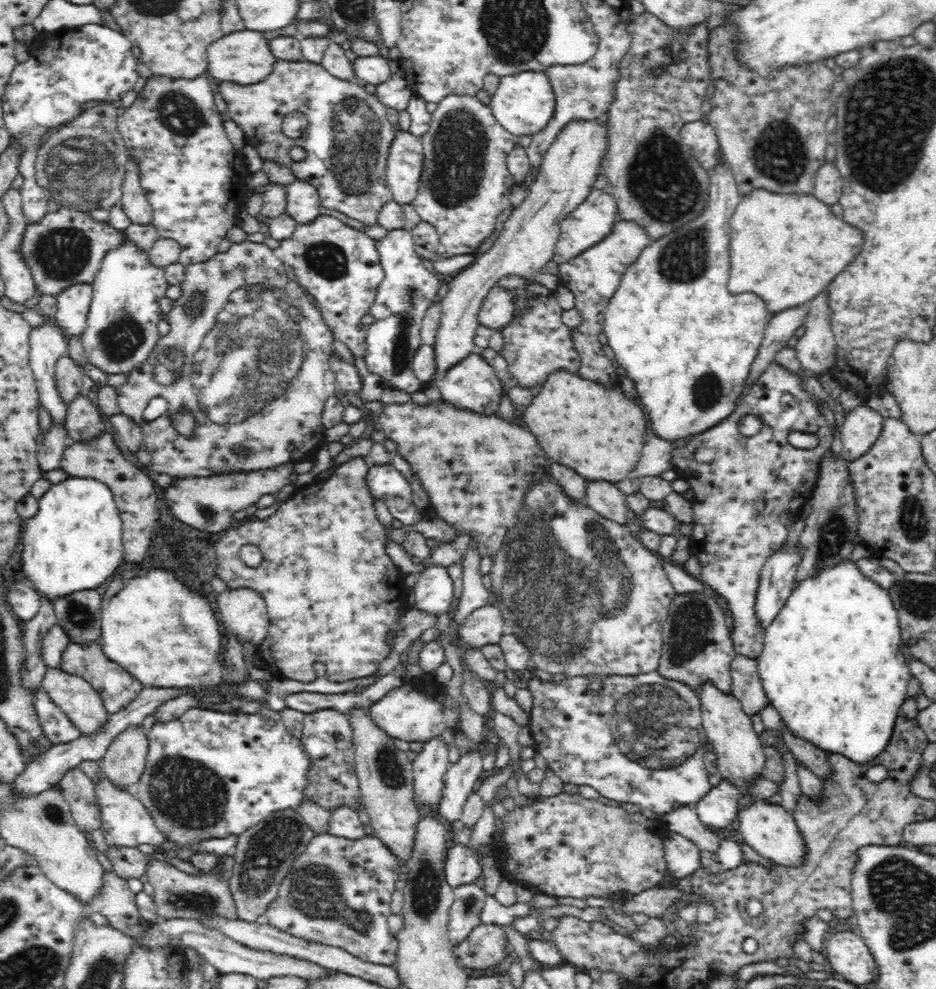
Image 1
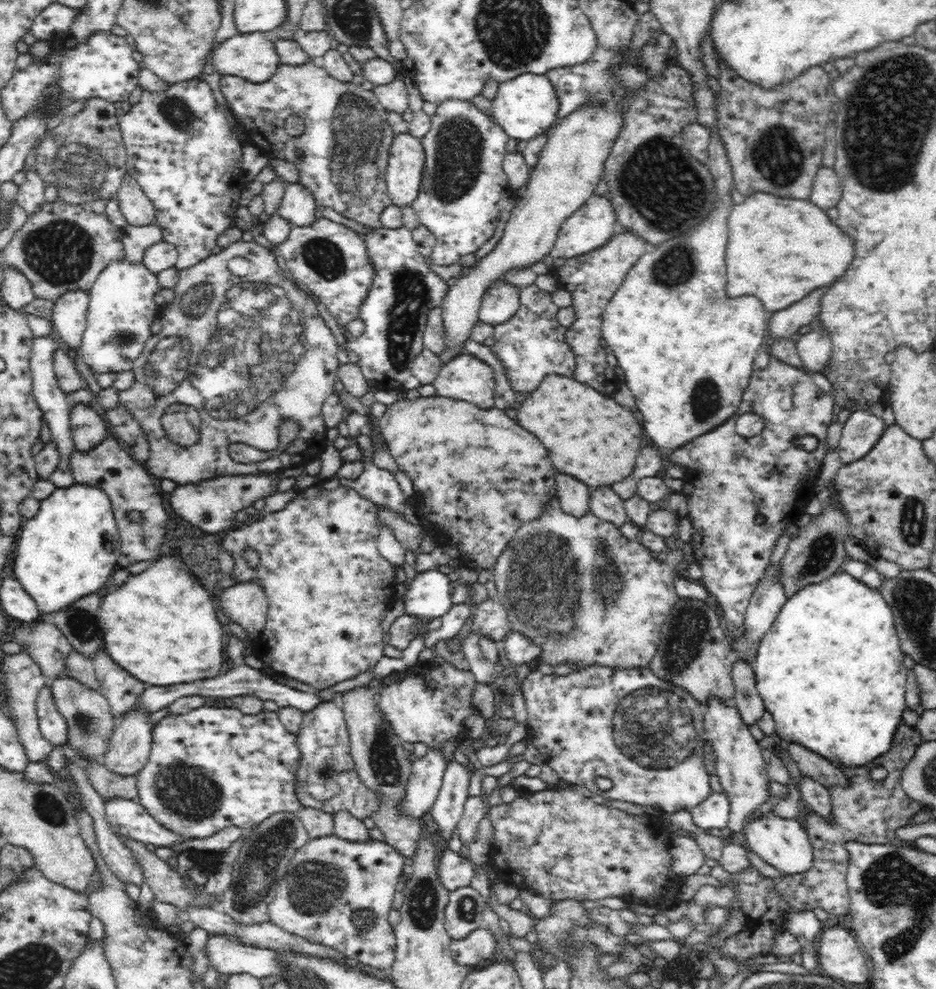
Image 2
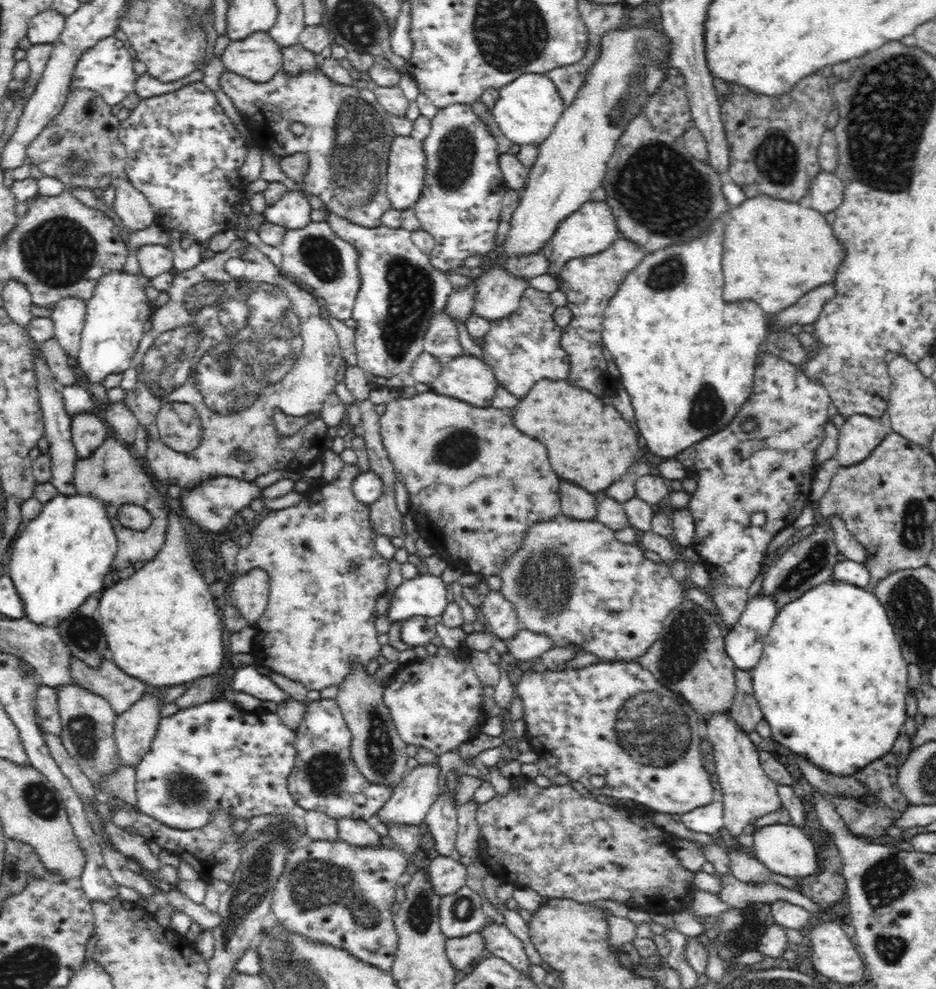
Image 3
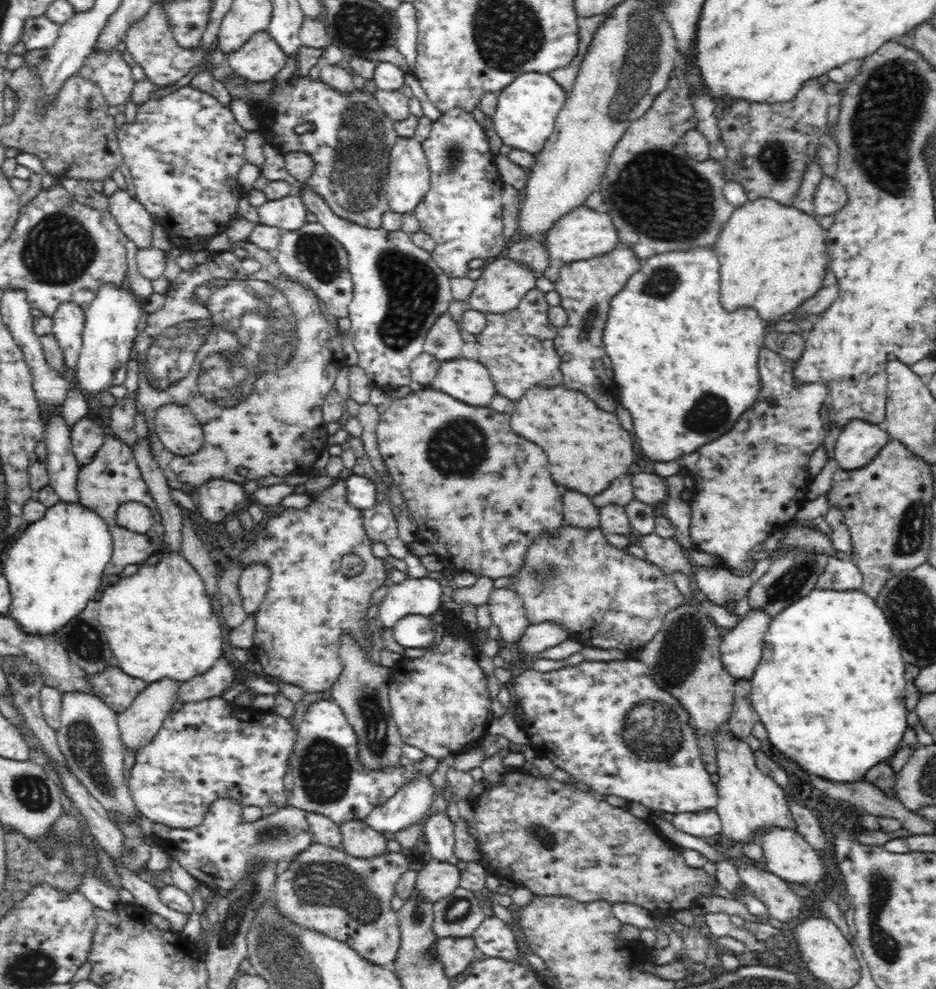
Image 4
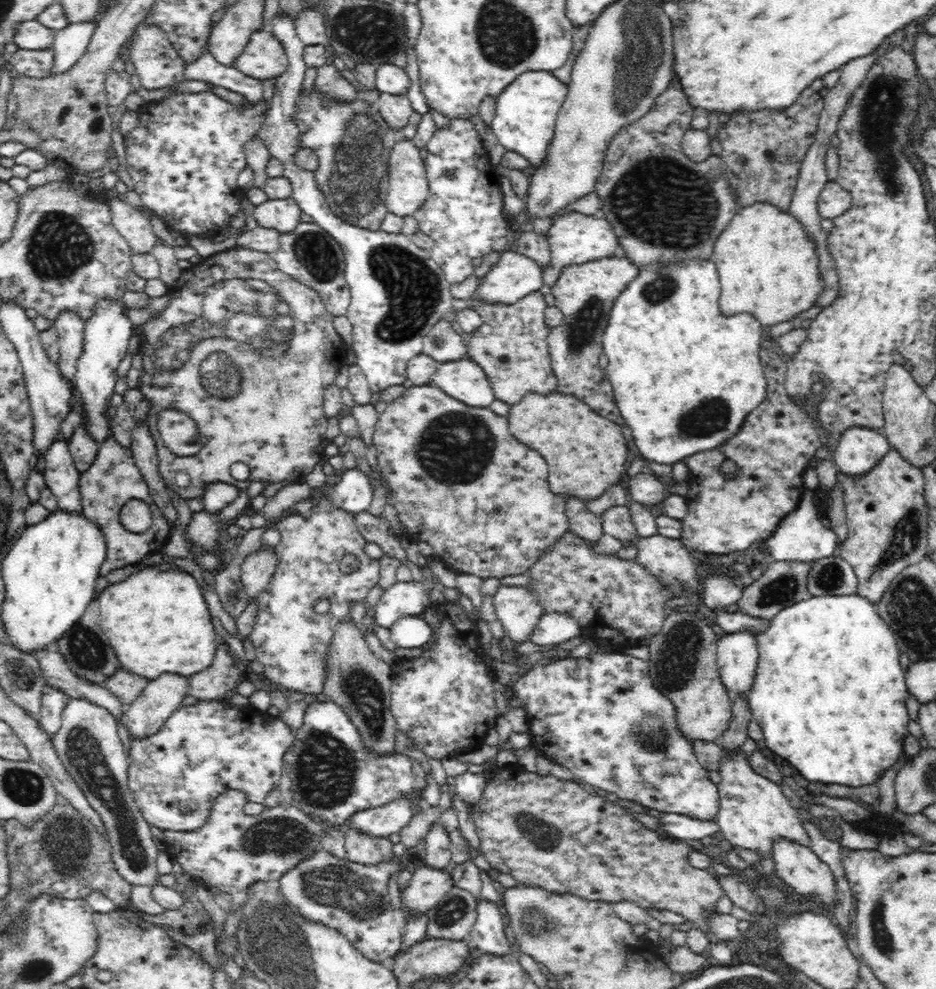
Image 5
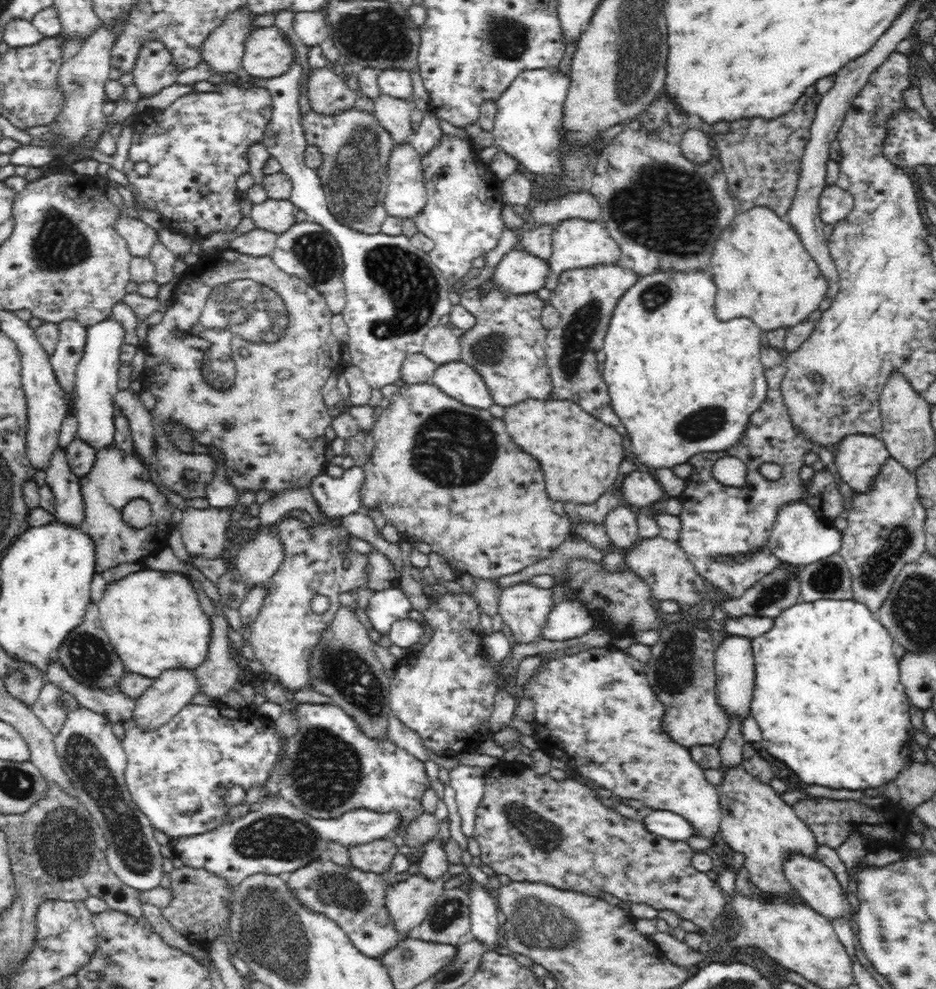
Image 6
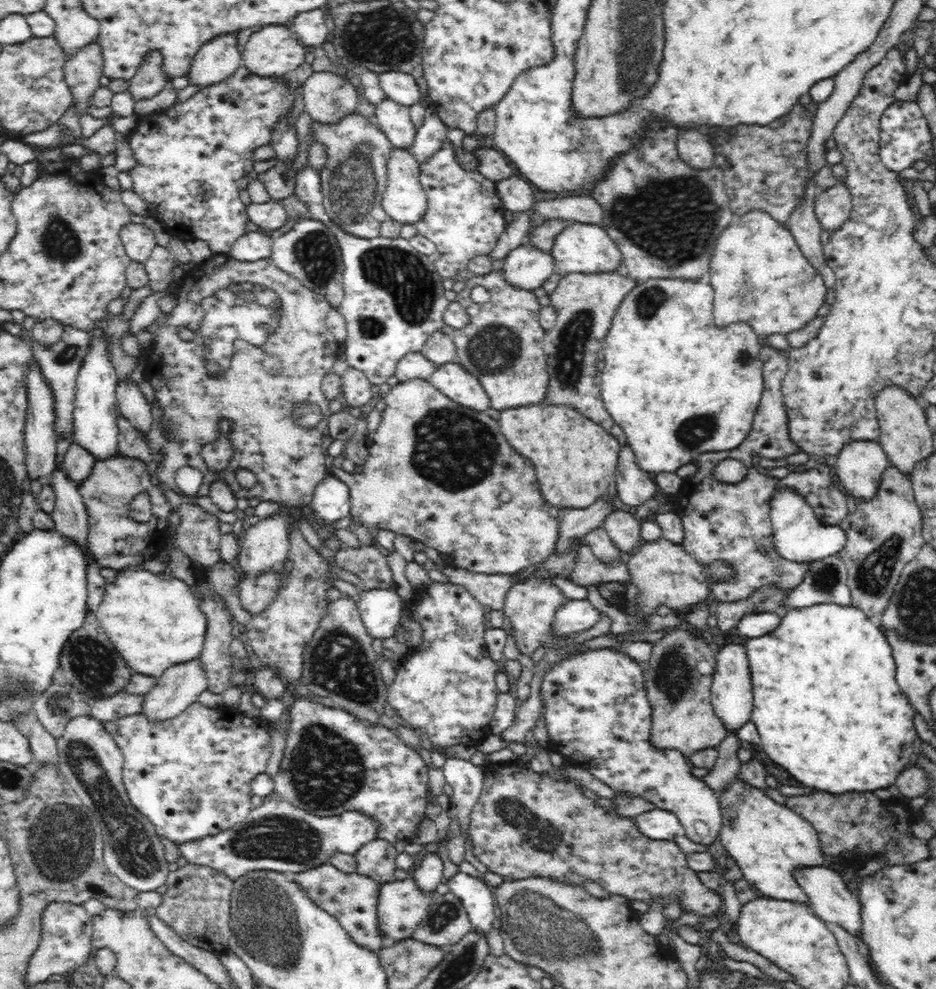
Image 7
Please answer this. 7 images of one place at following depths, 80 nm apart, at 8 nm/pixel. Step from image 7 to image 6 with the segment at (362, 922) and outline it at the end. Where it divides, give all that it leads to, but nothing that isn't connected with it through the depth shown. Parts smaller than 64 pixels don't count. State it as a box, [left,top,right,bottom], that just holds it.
[287,857,404,958]

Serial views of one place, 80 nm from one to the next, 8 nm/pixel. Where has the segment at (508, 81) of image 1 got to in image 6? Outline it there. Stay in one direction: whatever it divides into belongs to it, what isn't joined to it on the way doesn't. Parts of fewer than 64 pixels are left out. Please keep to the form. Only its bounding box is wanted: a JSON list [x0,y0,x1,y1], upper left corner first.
[494,68,570,176]

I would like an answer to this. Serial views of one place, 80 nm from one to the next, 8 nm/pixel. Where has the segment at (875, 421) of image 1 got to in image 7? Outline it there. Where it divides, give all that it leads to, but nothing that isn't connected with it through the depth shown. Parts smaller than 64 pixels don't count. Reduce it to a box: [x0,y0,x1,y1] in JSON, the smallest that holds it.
[835,440,889,500]

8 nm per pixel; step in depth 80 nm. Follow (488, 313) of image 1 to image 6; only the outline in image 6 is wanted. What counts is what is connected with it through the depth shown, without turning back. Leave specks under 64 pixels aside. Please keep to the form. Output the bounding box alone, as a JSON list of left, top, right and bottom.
[490,248,550,295]

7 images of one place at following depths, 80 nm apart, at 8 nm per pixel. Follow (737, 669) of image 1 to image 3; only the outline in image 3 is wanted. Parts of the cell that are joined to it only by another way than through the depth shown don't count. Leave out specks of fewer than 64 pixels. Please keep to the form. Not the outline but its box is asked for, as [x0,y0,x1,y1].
[729,670,763,733]

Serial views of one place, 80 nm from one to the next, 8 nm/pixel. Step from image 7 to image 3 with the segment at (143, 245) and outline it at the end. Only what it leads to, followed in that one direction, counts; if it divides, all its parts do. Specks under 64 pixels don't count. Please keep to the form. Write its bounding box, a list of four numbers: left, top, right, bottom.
[113,176,156,232]

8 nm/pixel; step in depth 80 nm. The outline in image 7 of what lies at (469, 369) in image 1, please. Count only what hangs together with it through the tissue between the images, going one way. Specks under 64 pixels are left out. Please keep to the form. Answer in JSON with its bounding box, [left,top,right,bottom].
[428,362,490,412]

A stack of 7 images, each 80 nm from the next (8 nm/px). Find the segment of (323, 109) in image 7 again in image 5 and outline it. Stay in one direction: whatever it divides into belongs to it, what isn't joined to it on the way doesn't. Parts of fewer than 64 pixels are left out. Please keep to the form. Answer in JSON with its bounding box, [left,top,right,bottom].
[314,64,358,101]

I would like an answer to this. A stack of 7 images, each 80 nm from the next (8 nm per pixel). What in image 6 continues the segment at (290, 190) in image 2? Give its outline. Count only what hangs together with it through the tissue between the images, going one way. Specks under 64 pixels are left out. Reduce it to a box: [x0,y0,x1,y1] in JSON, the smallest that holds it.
[250,199,301,234]

